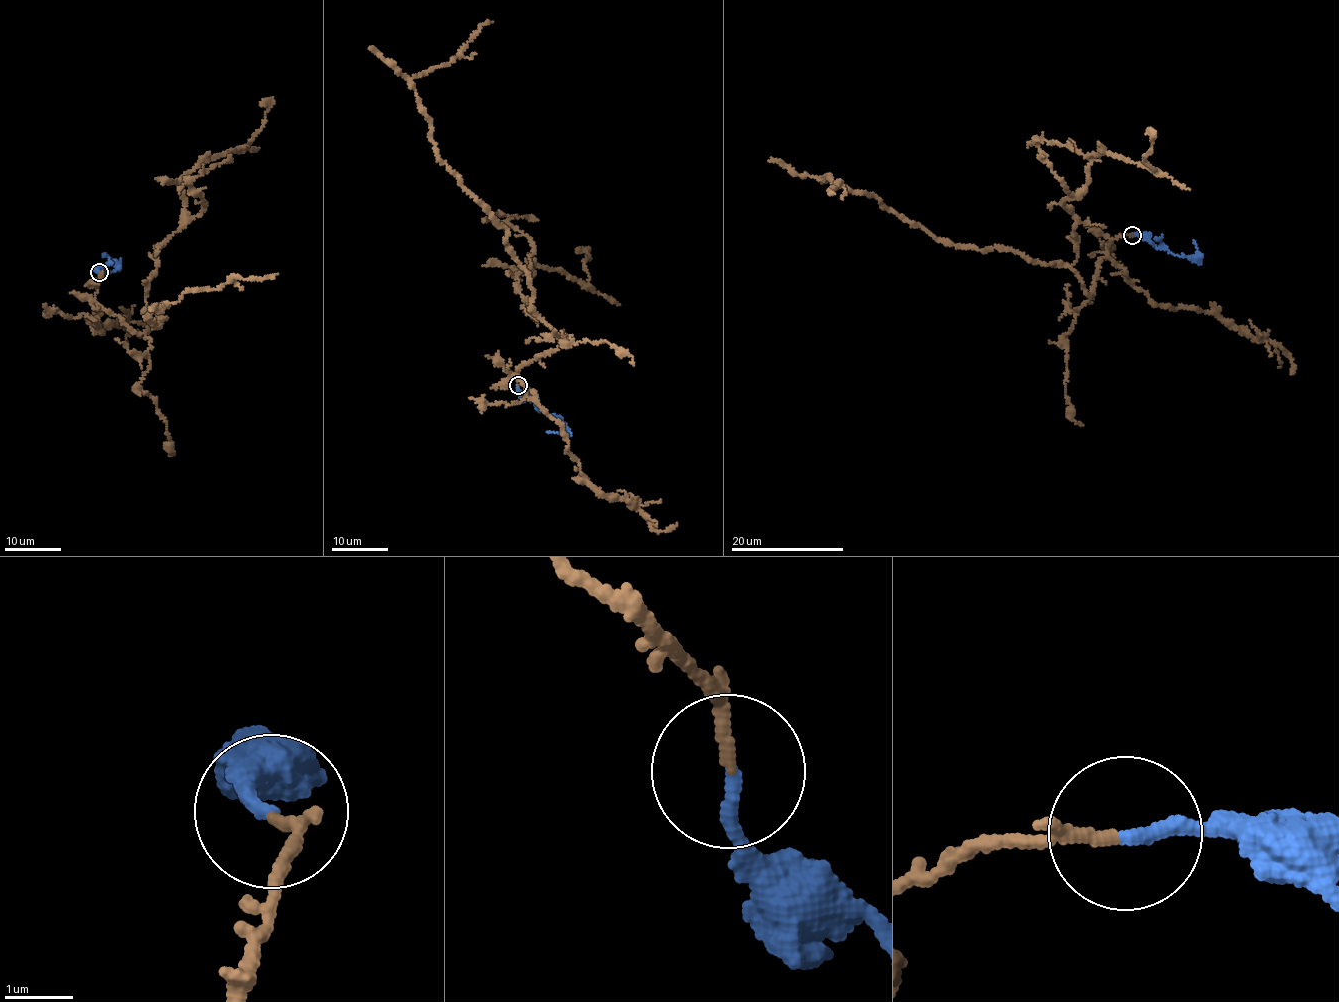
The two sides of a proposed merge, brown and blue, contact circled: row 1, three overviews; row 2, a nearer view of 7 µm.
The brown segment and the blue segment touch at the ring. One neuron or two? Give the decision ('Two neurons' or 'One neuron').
One neuron

